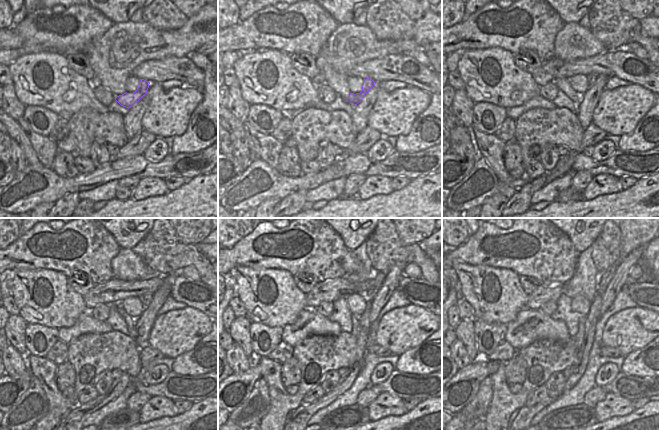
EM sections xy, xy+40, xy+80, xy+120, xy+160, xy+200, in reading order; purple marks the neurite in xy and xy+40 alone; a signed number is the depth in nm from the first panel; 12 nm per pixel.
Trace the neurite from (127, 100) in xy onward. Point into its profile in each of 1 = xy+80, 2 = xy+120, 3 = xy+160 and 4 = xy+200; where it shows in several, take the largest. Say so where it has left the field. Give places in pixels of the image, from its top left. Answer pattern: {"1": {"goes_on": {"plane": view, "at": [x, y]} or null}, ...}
{"1": {"goes_on": {"plane": "xy+80", "at": [591, 78]}}, "2": {"goes_on": {"plane": "xy+120", "at": [146, 298]}}, "3": {"goes_on": {"plane": "xy+160", "at": [379, 278]}}, "4": {"goes_on": {"plane": "xy+200", "at": [631, 238]}}}

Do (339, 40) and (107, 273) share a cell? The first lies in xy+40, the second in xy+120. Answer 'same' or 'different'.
different

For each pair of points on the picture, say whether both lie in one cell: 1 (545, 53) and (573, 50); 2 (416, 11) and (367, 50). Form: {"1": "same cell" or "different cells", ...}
{"1": "different cells", "2": "different cells"}

